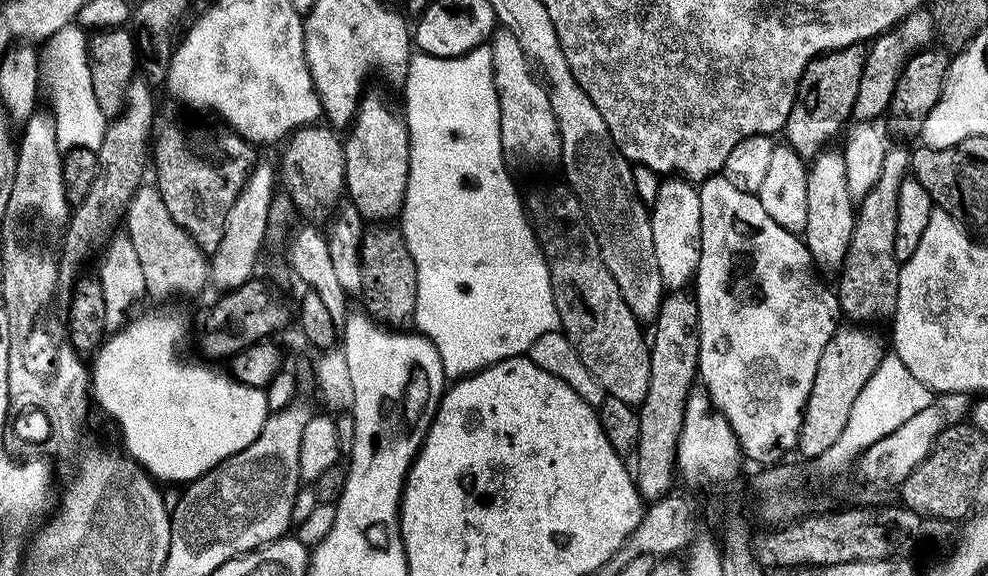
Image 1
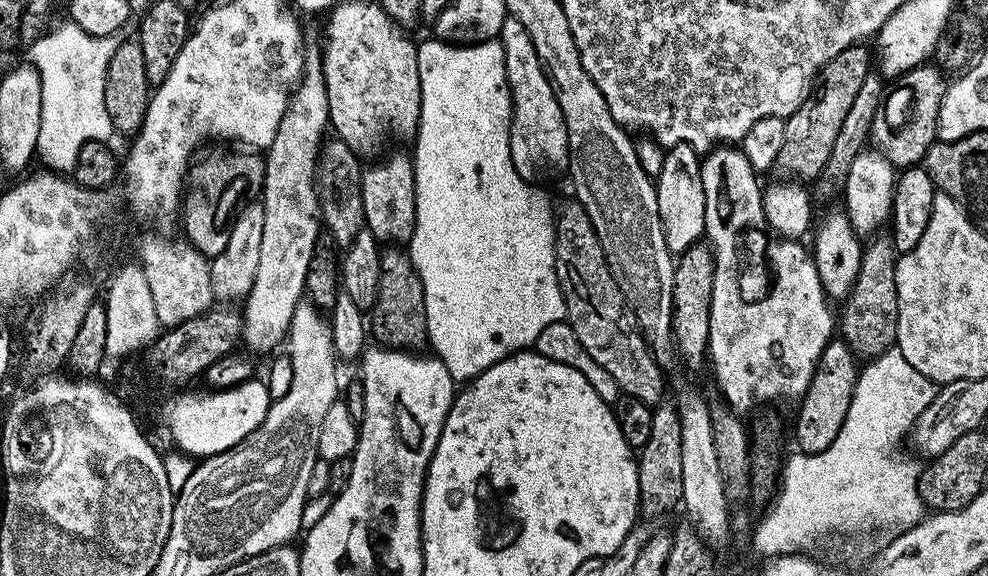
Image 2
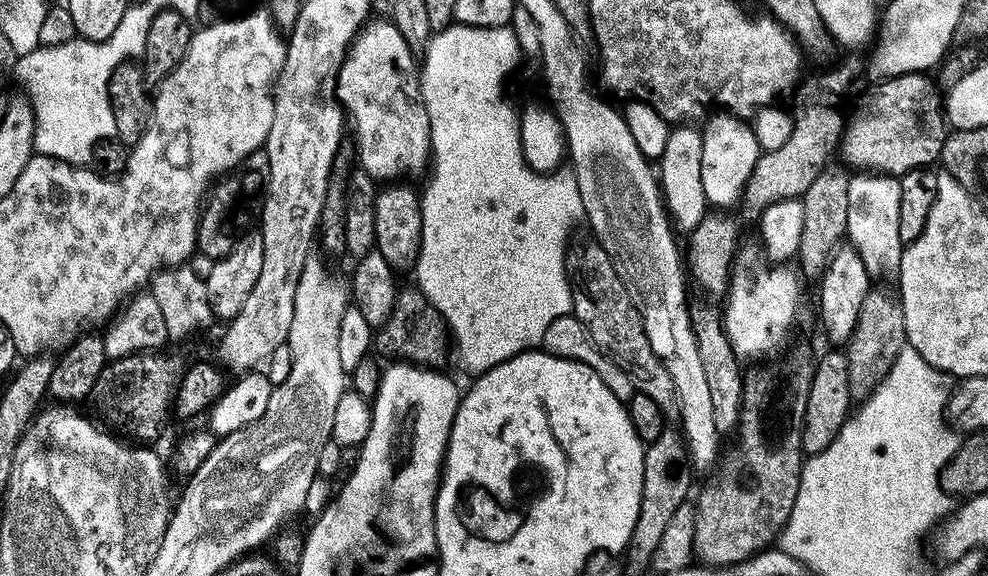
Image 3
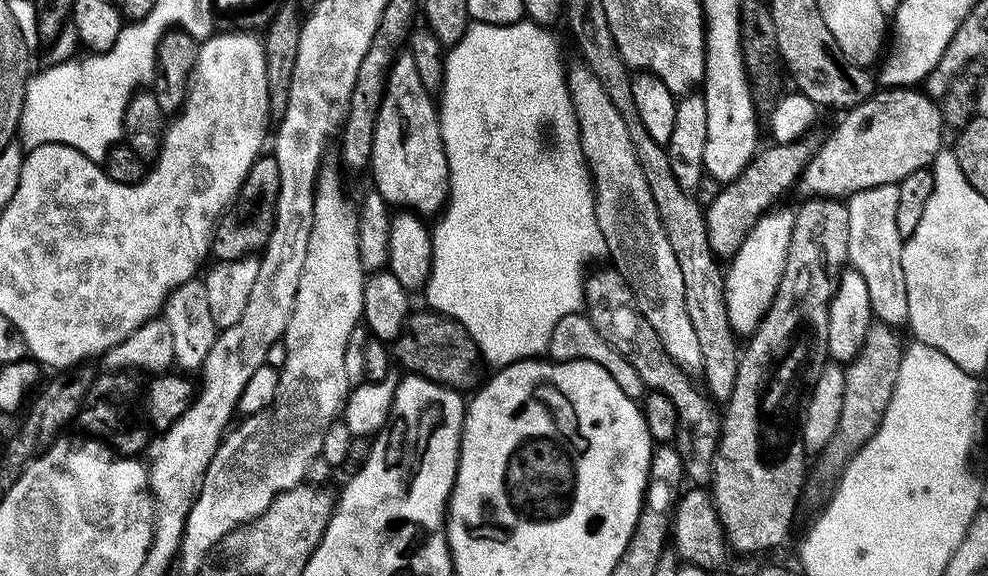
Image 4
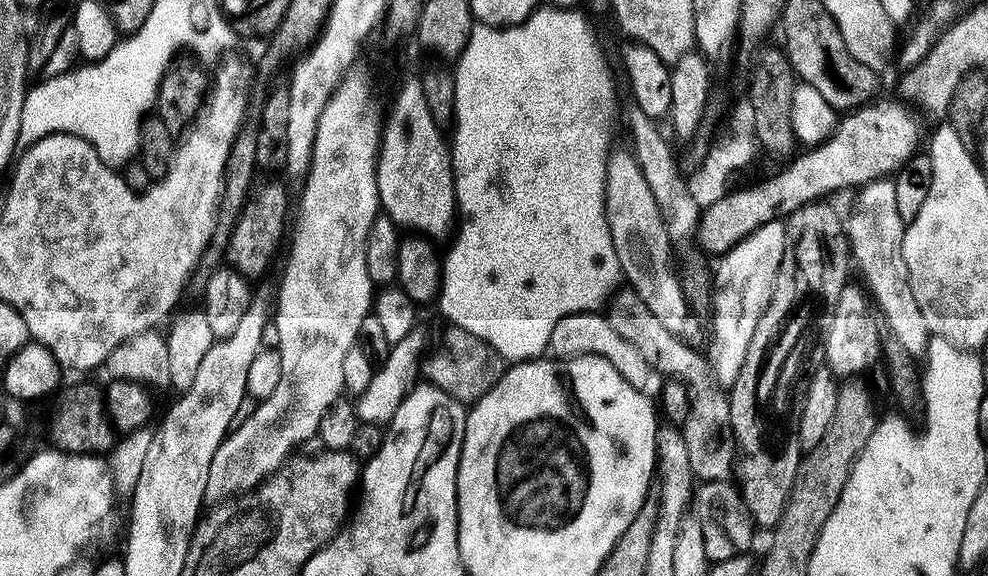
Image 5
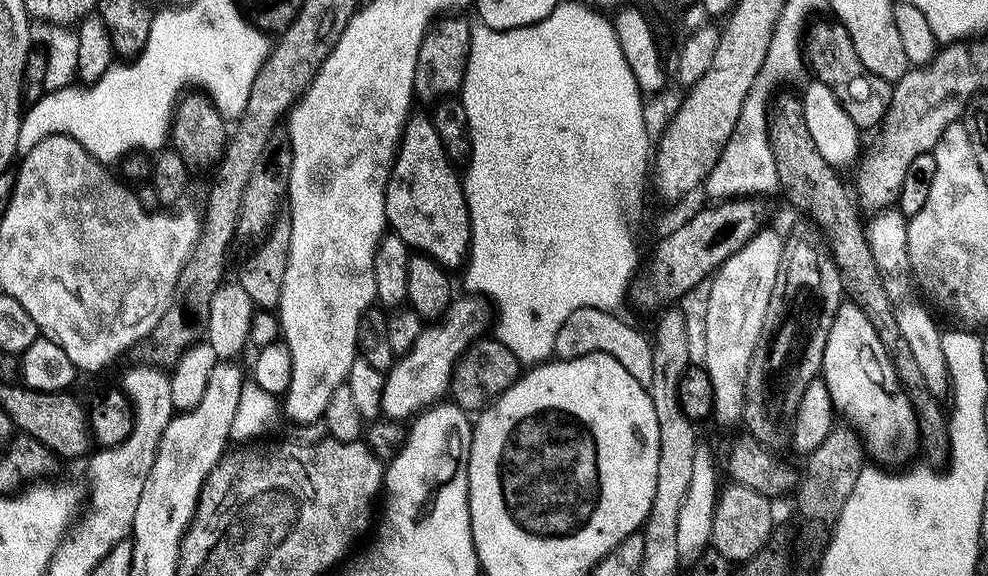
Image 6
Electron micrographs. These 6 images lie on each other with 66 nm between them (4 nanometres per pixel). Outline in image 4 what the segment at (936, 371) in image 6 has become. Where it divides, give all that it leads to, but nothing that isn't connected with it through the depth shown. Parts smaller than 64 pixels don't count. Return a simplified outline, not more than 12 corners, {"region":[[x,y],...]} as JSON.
{"region":[[896,184],[847,197],[848,264],[875,317],[908,320]]}

